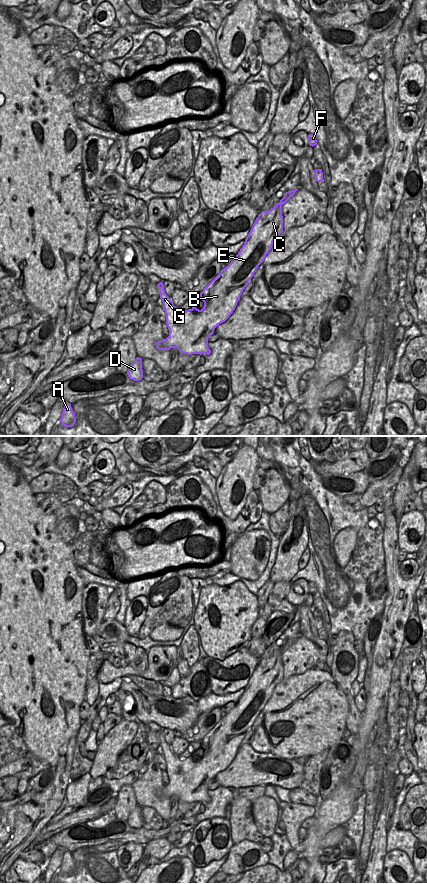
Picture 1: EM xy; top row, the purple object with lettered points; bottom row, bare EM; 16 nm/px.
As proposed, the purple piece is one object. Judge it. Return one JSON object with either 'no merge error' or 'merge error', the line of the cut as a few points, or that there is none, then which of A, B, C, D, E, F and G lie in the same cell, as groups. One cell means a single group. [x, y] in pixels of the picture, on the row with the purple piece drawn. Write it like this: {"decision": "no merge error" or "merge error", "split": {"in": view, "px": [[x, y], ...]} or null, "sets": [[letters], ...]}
{"decision": "no merge error", "split": null, "sets": [["A", "B", "C", "D", "E", "F", "G"]]}

